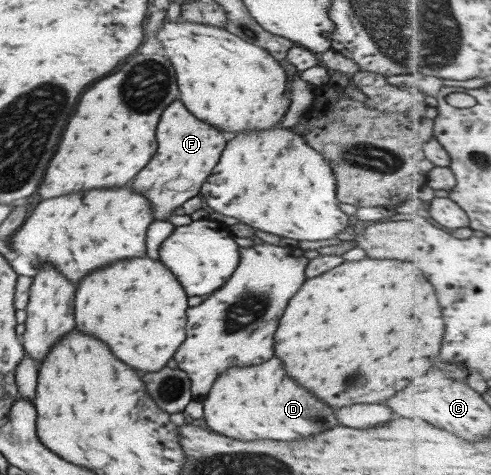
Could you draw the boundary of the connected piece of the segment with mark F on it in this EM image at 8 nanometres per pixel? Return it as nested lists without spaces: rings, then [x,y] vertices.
[[[174,100],[162,112],[156,126],[158,148],[148,164],[134,176],[126,188],[142,194],[153,210],[153,220],[168,220],[172,210],[198,194],[200,186],[216,166],[216,160],[226,144],[227,136],[216,127],[207,125],[187,112],[186,107]]]

